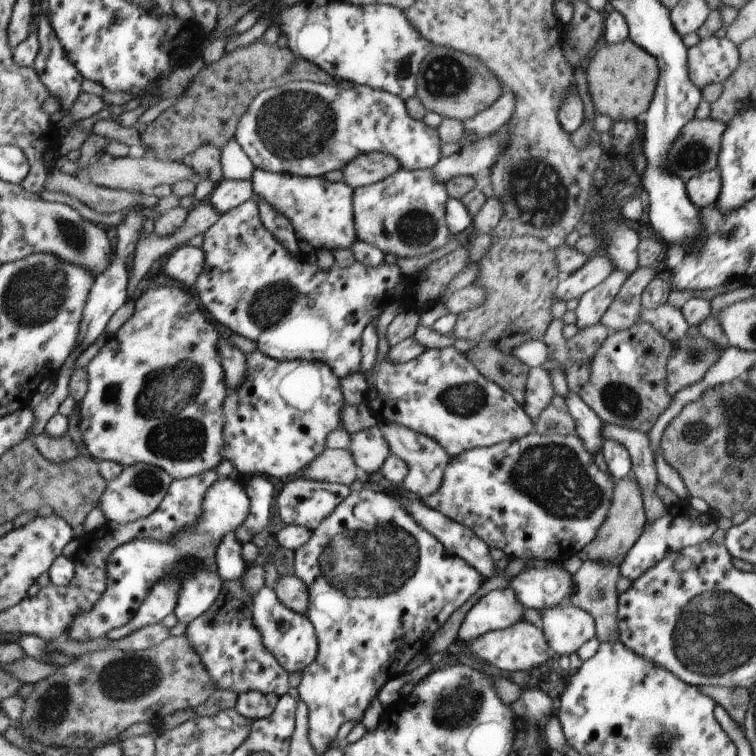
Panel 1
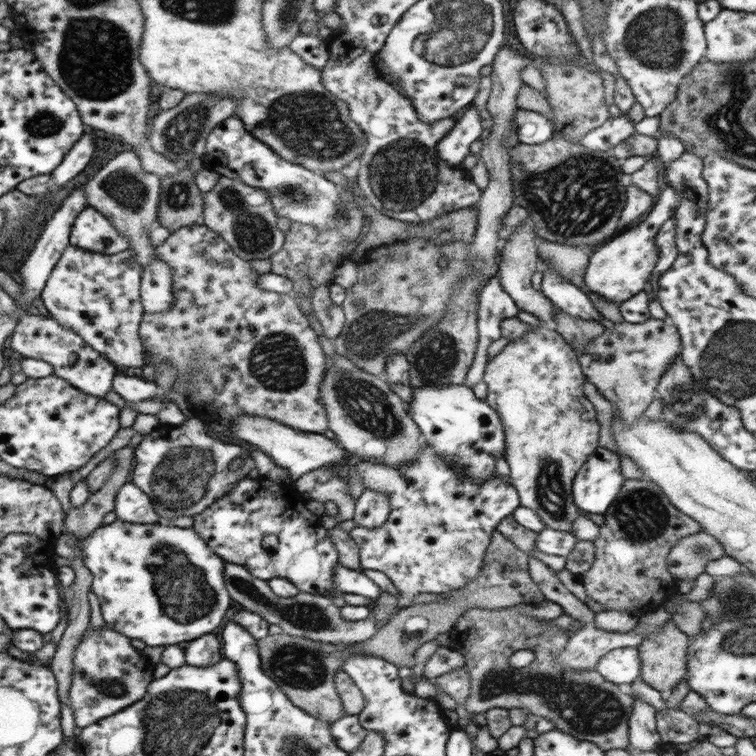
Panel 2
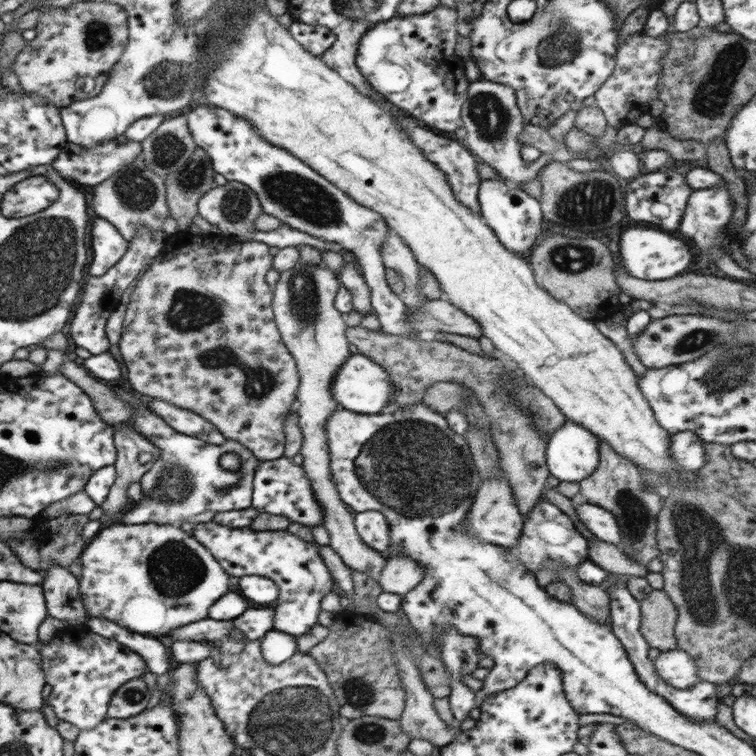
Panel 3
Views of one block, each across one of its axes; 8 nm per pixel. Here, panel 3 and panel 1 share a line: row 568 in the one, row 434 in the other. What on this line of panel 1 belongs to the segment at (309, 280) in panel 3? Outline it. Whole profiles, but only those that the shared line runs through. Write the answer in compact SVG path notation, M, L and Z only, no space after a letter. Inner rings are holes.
M377 425L370 430L350 434L348 448L361 475L378 473L391 454L383 430Z

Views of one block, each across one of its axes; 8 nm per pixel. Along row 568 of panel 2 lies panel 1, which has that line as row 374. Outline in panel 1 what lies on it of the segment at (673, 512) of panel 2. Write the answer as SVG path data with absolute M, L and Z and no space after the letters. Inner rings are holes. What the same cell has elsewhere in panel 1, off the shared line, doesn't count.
M643 321L630 329L611 332L592 358L590 380L582 386L580 398L603 423L647 434L674 400L674 396L668 394L666 372L671 351L672 343Z

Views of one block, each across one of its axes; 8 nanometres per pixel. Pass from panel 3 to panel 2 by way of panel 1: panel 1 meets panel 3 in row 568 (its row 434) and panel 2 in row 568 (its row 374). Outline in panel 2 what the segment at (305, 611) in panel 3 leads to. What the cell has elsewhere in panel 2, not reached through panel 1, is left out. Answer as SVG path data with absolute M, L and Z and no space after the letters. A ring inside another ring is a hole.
M247 475L242 480L239 480L237 485L226 496L219 498L215 504L212 504L204 512L194 515L194 524L192 528L200 534L206 542L208 542L211 550L214 551L216 555L220 555L220 558L222 558L225 563L230 562L232 564L244 566L244 569L247 569L248 572L252 574L252 577L266 582L274 578L287 579L301 593L330 596L335 593L334 584L332 584L332 577L334 577L334 569L336 569L336 565L338 565L339 556L337 551L334 549L332 541L328 538L328 528L321 525L321 517L315 515L307 509L307 506L305 505L306 501L307 497L299 493L293 483L286 484L281 482L280 484L276 484L264 476L252 479Z

